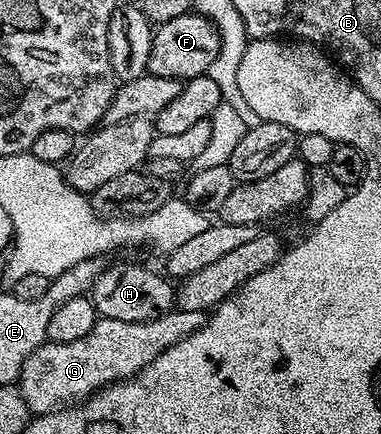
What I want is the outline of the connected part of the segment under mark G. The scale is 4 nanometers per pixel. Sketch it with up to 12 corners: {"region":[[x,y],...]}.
{"region":[[202,311],[96,318],[44,341],[17,386],[48,415],[120,379],[203,326]]}

